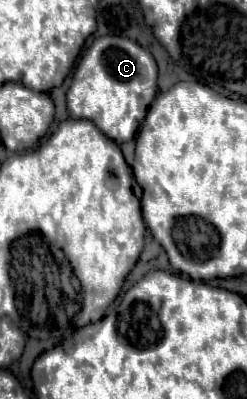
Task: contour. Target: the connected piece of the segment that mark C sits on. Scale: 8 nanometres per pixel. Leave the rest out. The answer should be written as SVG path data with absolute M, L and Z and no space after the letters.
M104 35L94 39L90 49L84 53L80 59L74 75L72 75L72 85L66 93L68 99L68 113L74 119L90 119L106 137L114 139L116 143L126 143L136 137L136 131L140 129L146 111L150 103L154 101L156 95L156 77L158 77L158 67L150 51L142 49L136 41L128 37L118 37L118 35Z

